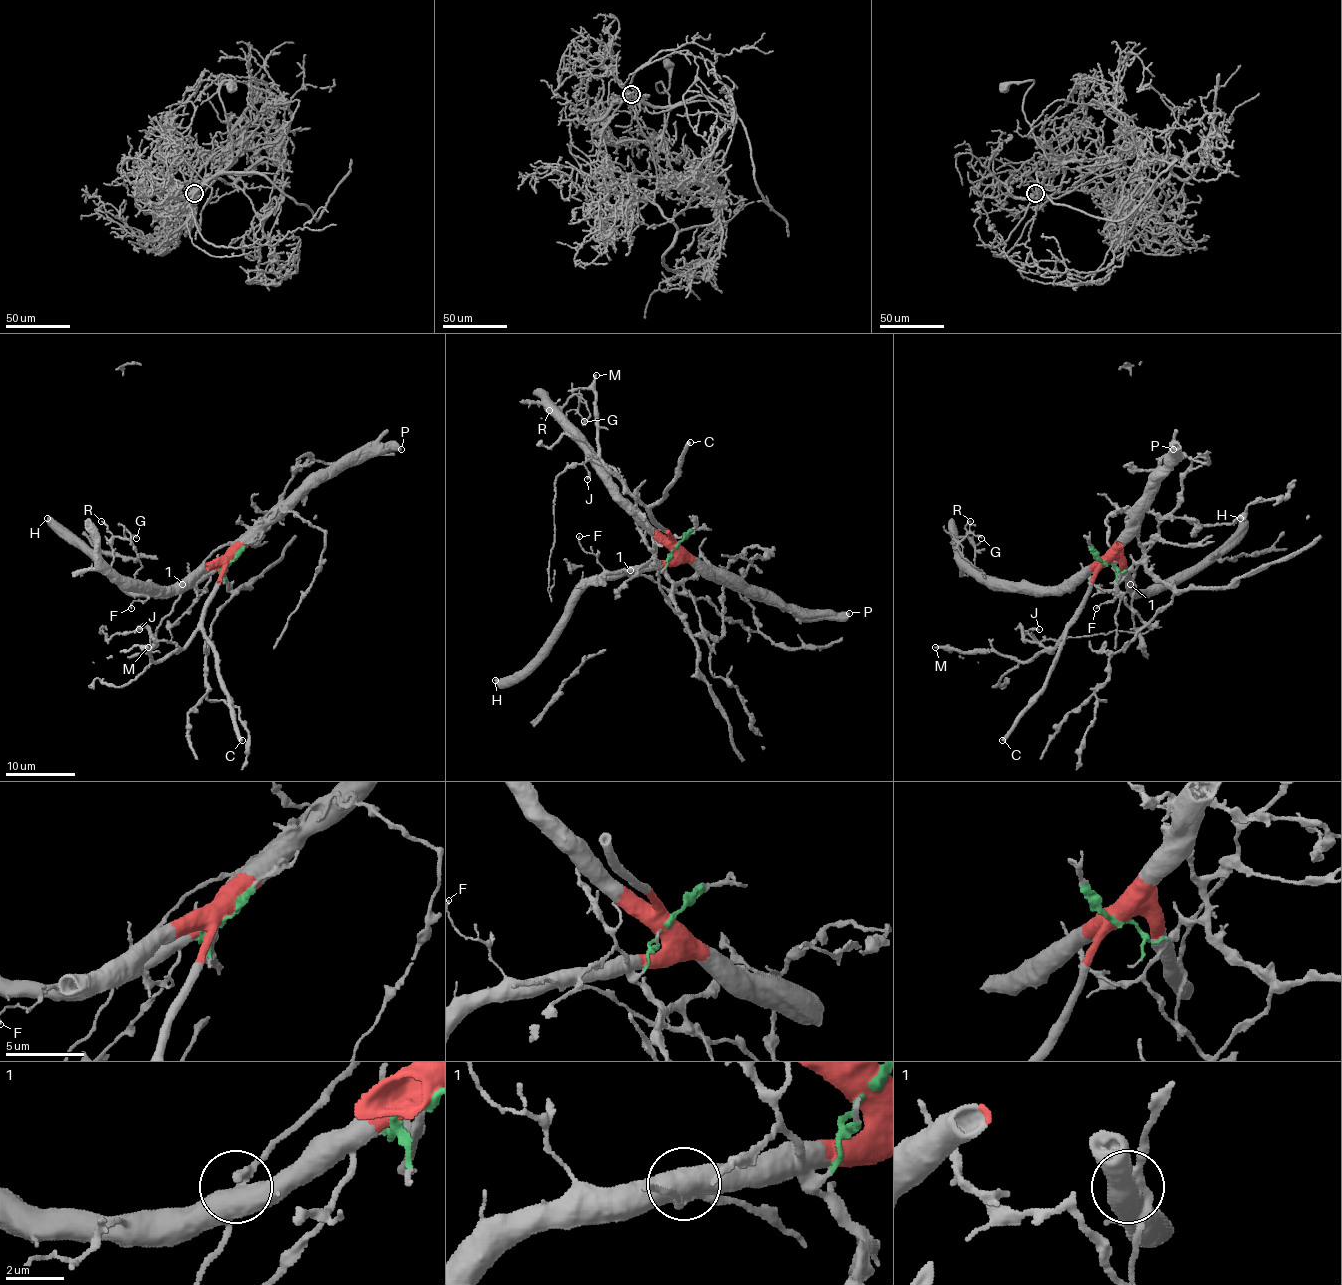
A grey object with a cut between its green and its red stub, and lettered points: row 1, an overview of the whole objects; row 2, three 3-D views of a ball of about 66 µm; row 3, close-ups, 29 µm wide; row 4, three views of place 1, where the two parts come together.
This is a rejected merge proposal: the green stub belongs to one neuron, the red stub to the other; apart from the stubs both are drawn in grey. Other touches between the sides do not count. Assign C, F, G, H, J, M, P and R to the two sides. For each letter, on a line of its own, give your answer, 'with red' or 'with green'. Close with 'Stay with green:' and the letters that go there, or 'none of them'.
C: with red
F: with red
G: with red
H: with red
J: with red
M: with red
P: with red
R: with red
Stay with green: none of them

